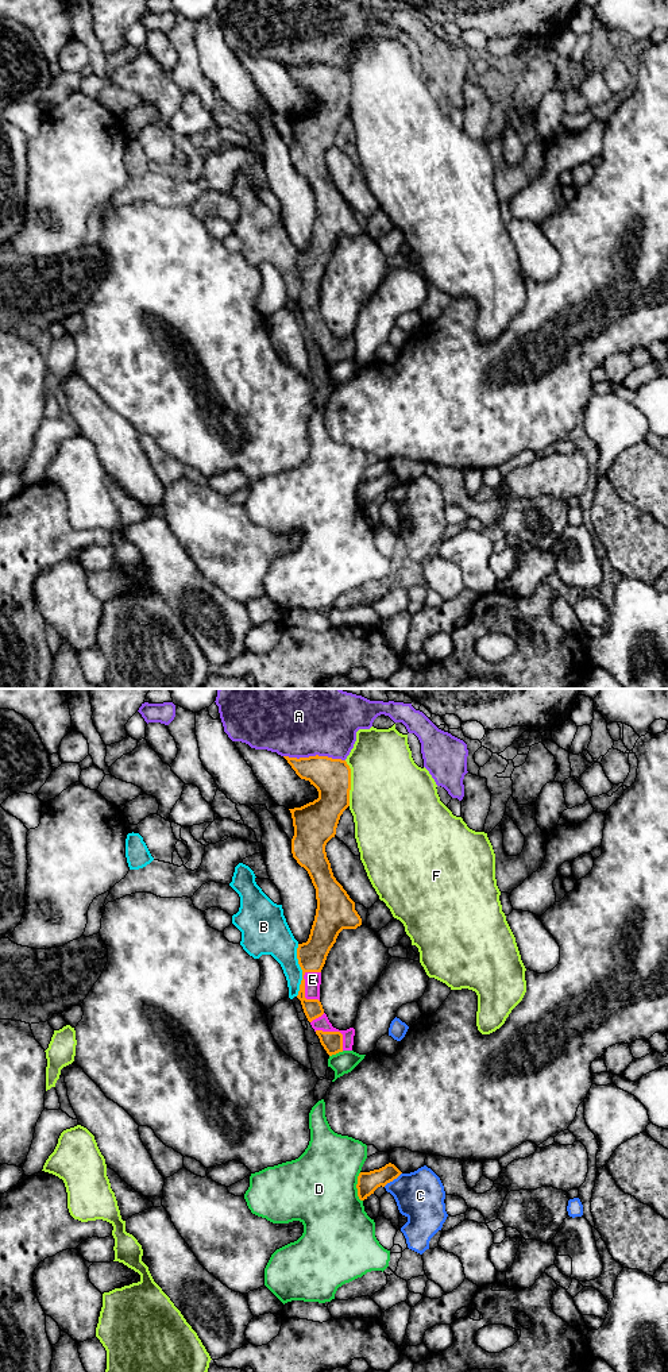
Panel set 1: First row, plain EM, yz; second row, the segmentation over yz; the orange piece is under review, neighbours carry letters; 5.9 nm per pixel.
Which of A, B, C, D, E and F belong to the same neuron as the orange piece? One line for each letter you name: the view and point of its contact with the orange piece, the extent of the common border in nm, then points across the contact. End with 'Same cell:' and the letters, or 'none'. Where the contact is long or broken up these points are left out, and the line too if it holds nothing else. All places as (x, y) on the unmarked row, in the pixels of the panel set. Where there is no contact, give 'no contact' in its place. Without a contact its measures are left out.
E: contact yz (304, 300); length 200 nm
Same cell: E

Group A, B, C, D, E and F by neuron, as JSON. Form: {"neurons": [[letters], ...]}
{"neurons": [["A"], ["B"], ["C"], ["D"], ["E"], ["F"]]}

